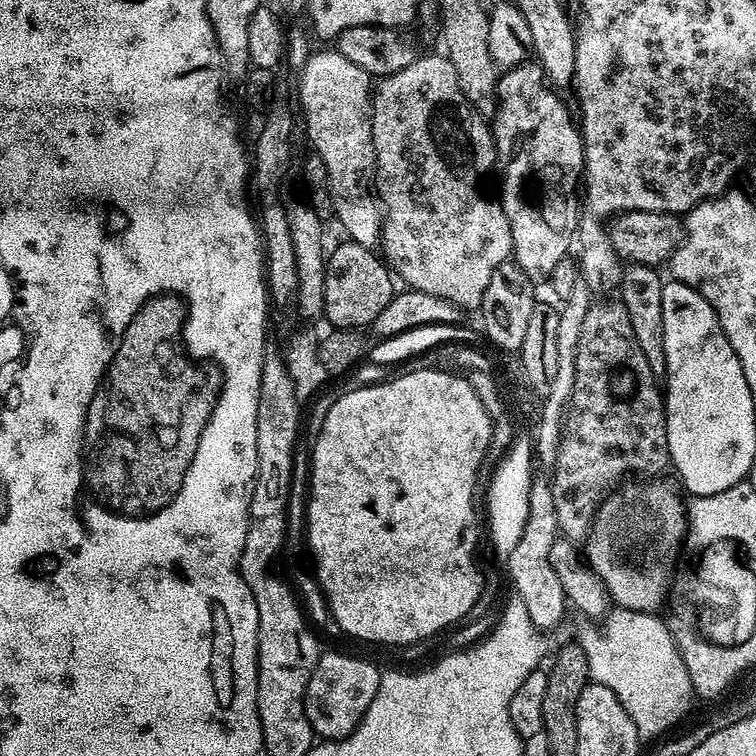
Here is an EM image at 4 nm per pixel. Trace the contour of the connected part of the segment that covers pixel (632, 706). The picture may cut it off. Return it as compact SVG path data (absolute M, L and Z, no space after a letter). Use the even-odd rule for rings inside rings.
M616 606L603 617L604 632L599 632L596 626L588 626L592 628L586 629L578 638L578 645L588 659L591 679L614 690L618 702L622 702L626 714L630 714L641 741L644 742L654 739L659 732L666 731L687 710L688 699L693 699L694 696L690 674L682 662L676 642L665 621L660 621L658 617L659 615L651 612L635 612Z

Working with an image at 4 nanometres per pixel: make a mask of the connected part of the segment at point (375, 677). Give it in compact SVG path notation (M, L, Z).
M325 651L310 674L310 682L304 695L306 718L313 733L324 740L343 740L360 724L374 694L380 685L381 669L376 669L368 660L347 656L344 652Z

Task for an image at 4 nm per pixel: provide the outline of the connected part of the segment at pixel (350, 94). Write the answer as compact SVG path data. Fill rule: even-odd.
M335 50L313 51L305 62L300 76L300 104L304 107L304 120L308 123L311 149L321 156L329 174L332 212L348 231L347 239L375 249L382 240L382 208L368 197L356 172L376 171L376 151L372 141L373 77L362 66L342 58Z

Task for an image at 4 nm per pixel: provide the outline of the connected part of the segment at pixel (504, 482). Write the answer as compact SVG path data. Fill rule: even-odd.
M517 429L512 444L503 458L497 461L496 470L488 488L488 532L493 552L500 562L506 562L511 551L518 546L526 517L529 513L530 486L534 479L534 438L528 431Z

